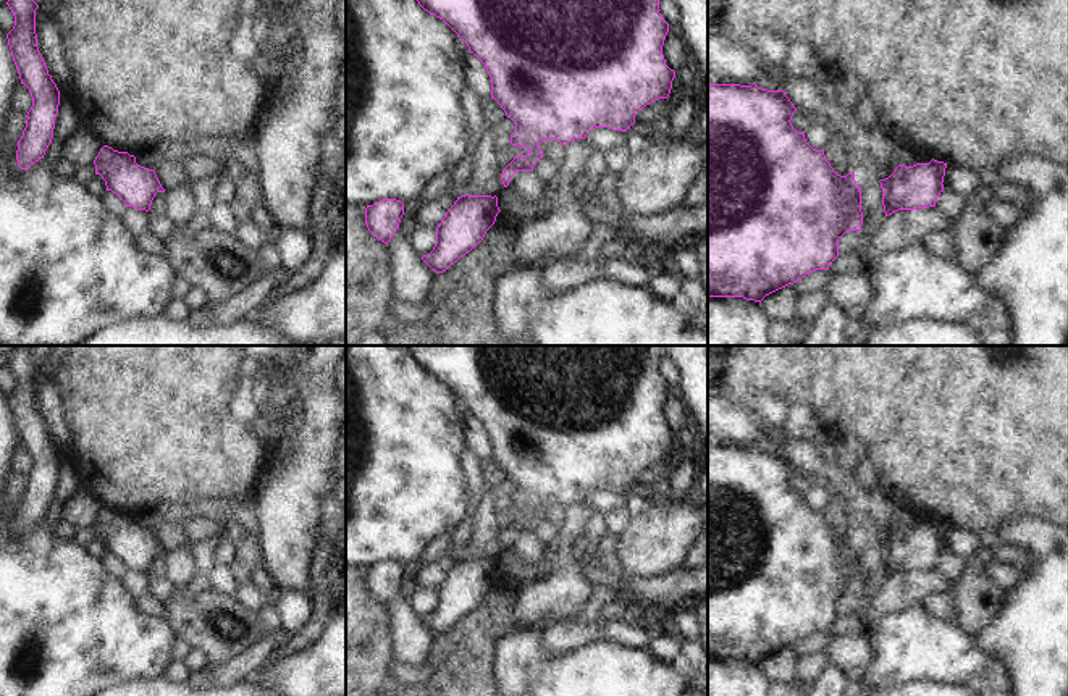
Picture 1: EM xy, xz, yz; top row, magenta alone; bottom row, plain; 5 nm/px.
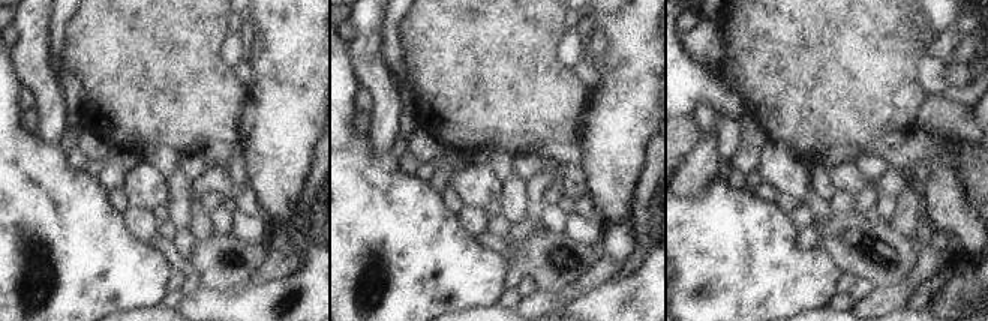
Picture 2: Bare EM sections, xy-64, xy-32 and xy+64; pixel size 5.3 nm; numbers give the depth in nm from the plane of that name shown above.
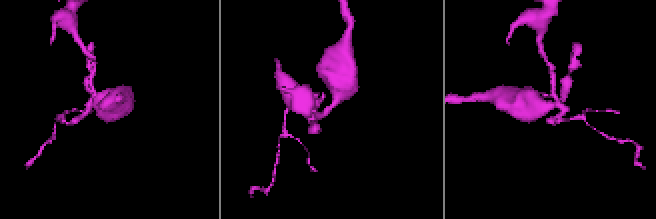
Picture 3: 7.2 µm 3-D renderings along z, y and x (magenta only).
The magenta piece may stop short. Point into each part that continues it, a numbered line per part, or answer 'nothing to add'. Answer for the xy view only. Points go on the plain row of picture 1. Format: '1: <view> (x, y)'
nothing to add

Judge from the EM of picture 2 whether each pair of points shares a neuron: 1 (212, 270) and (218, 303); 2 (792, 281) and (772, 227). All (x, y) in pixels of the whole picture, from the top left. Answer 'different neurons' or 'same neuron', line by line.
1: different neurons
2: same neuron

